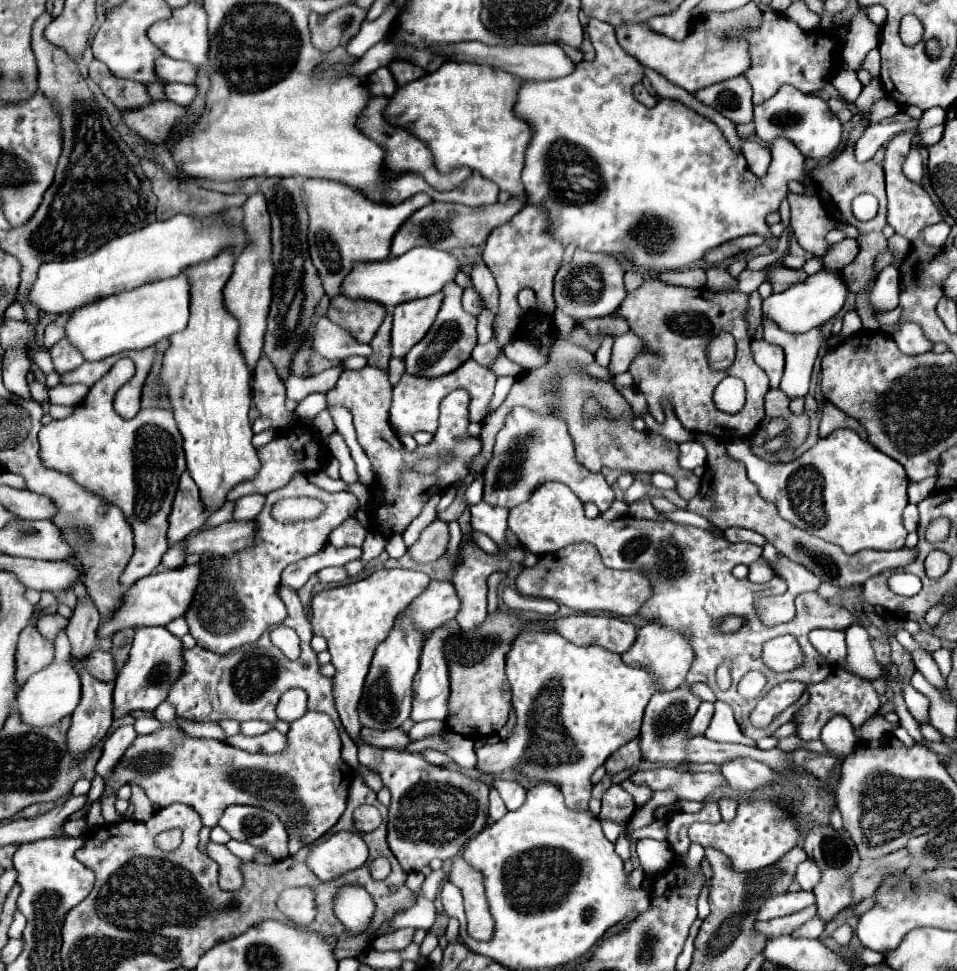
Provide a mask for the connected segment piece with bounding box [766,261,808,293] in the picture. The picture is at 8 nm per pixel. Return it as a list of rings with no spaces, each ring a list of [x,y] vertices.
[[[780,261],[768,265],[766,273],[768,273],[766,281],[772,283],[772,291],[774,293],[780,293],[780,291],[784,291],[784,289],[788,289],[788,287],[792,287],[796,283],[802,283],[808,277],[802,269],[800,271],[798,269],[790,269],[784,263],[780,263]]]

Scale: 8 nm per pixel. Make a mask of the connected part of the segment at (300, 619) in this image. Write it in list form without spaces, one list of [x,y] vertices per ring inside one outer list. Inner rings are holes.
[[[280,586],[278,595],[284,601],[286,609],[290,611],[282,625],[292,627],[300,637],[300,647],[302,647],[300,659],[296,659],[296,661],[286,659],[284,653],[270,643],[268,631],[256,643],[232,649],[232,653],[226,653],[226,655],[218,655],[218,653],[206,651],[202,647],[182,649],[184,671],[180,673],[180,679],[176,679],[176,683],[172,683],[166,701],[174,705],[176,717],[186,719],[186,721],[200,721],[200,723],[206,723],[206,721],[218,723],[220,719],[232,719],[238,723],[250,721],[250,719],[274,721],[276,719],[274,709],[276,709],[280,695],[292,687],[300,687],[308,693],[308,711],[320,711],[320,713],[326,713],[332,717],[332,721],[340,733],[340,739],[342,739],[342,759],[350,767],[356,767],[358,765],[358,757],[356,757],[358,747],[344,731],[344,727],[338,719],[338,713],[334,709],[332,679],[322,677],[318,673],[318,659],[316,659],[316,653],[310,649],[312,625],[308,621],[308,615],[304,613],[304,607],[293,590]]]

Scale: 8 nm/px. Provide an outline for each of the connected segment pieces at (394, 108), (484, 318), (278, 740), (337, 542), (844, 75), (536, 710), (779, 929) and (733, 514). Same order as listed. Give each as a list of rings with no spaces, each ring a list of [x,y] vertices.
[[[444,63],[422,79],[398,87],[384,109],[384,119],[428,143],[442,175],[458,167],[470,167],[510,195],[520,195],[524,191],[520,171],[530,139],[528,125],[512,113],[520,83],[518,77],[488,65]]]
[[[484,307],[477,316],[478,344],[486,344],[491,340],[493,336],[493,320],[494,316],[491,311]]]
[[[268,731],[261,735],[254,735],[254,737],[246,737],[246,735],[236,735],[228,739],[230,745],[246,749],[250,753],[266,753],[271,754],[284,749],[287,745],[286,735],[279,731]]]
[[[355,517],[345,520],[340,527],[336,527],[336,531],[332,531],[330,535],[330,543],[334,547],[360,547],[367,535],[367,530],[359,523]]]
[[[838,71],[834,77],[832,77],[832,85],[836,87],[836,91],[840,93],[840,97],[846,101],[846,103],[856,103],[858,95],[862,93],[862,85],[860,81],[856,79],[856,73],[854,71]]]
[[[530,623],[514,641],[506,658],[506,677],[512,689],[516,729],[506,741],[482,745],[480,749],[476,749],[476,769],[480,773],[498,773],[504,771],[504,767],[516,767],[520,773],[536,781],[550,781],[560,787],[566,799],[566,807],[576,811],[588,809],[592,773],[614,751],[638,737],[644,707],[648,705],[650,697],[666,691],[664,687],[660,687],[654,675],[648,675],[648,671],[624,665],[618,653],[610,653],[598,645],[576,647],[554,629],[544,629],[542,625],[536,627],[536,623]]]
[[[816,905],[806,907],[794,915],[786,915],[786,917],[778,917],[778,919],[770,919],[770,921],[762,921],[754,925],[754,931],[762,933],[768,939],[780,937],[780,935],[790,935],[794,929],[798,929],[800,925],[804,925],[808,919],[812,919],[816,915]]]
[[[696,435],[696,441],[700,441],[706,447],[708,461],[706,461],[706,471],[702,475],[700,491],[696,493],[694,499],[688,501],[688,511],[702,515],[704,519],[714,523],[722,531],[728,529],[728,527],[752,529],[752,531],[764,535],[776,547],[776,551],[780,555],[788,557],[790,561],[802,563],[806,569],[810,569],[822,581],[832,583],[836,587],[862,585],[864,581],[878,575],[880,571],[906,567],[908,563],[912,563],[912,559],[916,559],[916,551],[908,549],[908,547],[898,549],[898,551],[870,551],[870,549],[864,549],[864,551],[858,551],[856,555],[846,555],[838,545],[826,543],[824,539],[812,537],[812,535],[804,533],[802,529],[792,527],[790,523],[786,523],[778,515],[778,511],[772,503],[768,503],[766,499],[762,499],[758,495],[756,485],[746,477],[744,465],[736,463],[736,459],[732,459],[726,453],[724,443],[720,443],[712,435]]]

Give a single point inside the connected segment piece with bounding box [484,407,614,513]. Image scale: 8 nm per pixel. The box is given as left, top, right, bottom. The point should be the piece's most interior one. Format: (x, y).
(532, 449)

